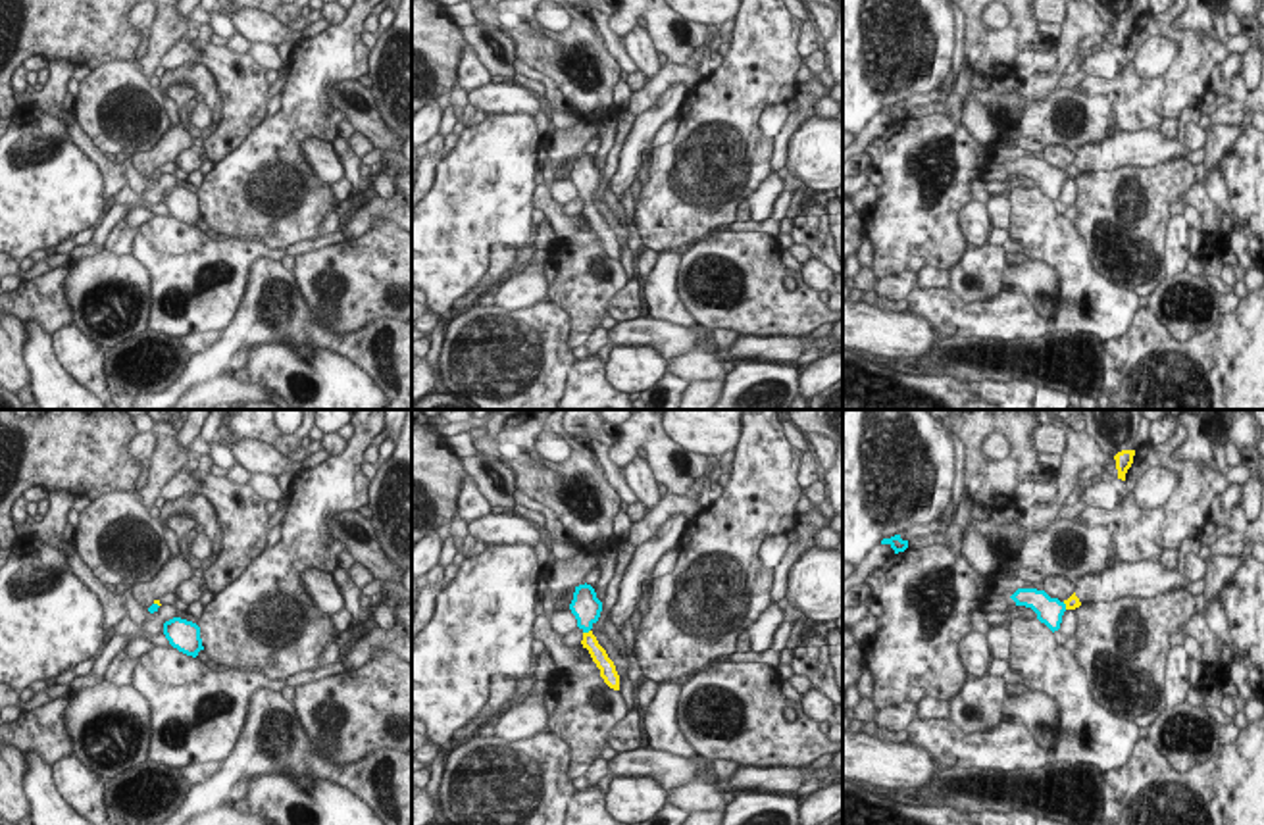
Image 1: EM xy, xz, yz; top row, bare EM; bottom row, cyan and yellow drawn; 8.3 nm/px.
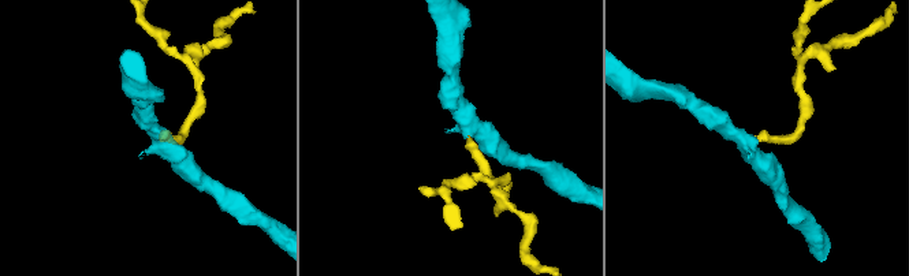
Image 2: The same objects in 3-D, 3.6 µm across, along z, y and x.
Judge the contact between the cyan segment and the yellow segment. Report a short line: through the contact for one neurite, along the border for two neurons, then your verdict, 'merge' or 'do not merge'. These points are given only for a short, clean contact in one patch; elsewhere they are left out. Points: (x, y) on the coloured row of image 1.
xz (585, 606), (585, 631), (589, 641) | merge

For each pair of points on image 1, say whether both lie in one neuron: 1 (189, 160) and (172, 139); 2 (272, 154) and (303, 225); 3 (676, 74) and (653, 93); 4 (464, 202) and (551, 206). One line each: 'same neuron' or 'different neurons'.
1: different neurons
2: same neuron
3: same neuron
4: different neurons

